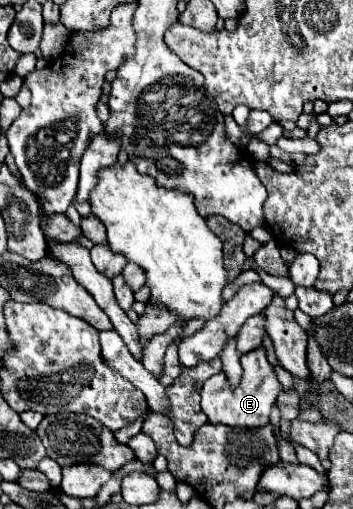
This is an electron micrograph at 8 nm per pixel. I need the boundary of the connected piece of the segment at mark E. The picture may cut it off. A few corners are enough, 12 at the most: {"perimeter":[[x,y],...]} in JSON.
{"perimeter":[[264,346],[218,372],[200,390],[212,424],[264,426],[282,390]]}

